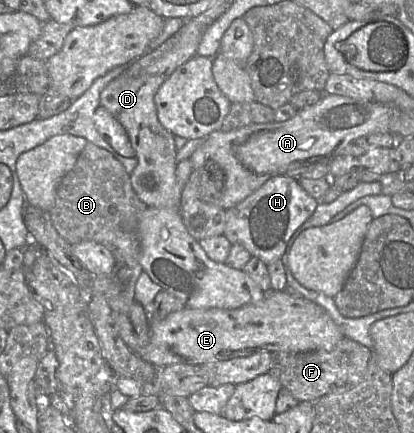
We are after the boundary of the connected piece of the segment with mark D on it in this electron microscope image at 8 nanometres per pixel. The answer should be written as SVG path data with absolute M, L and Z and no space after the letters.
M191 19L176 32L173 48L149 65L138 76L126 72L114 78L100 94L104 107L124 127L135 150L137 165L130 174L131 185L139 199L148 207L180 208L182 187L176 178L176 152L174 135L158 120L154 96L166 79L197 53L200 39L207 28Z

